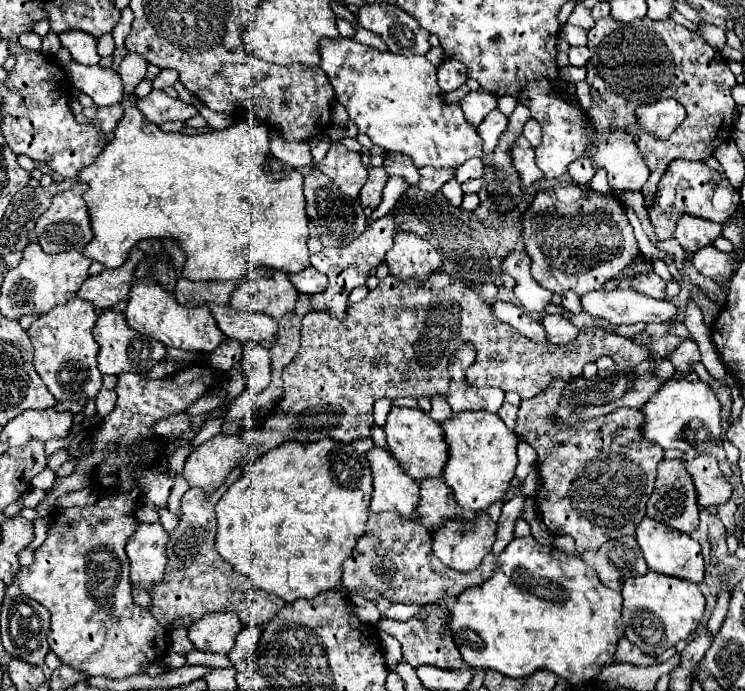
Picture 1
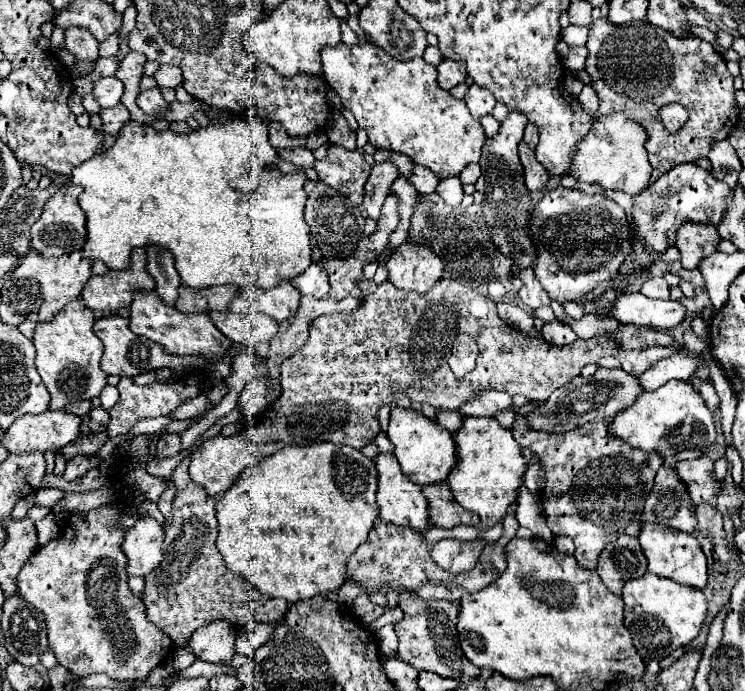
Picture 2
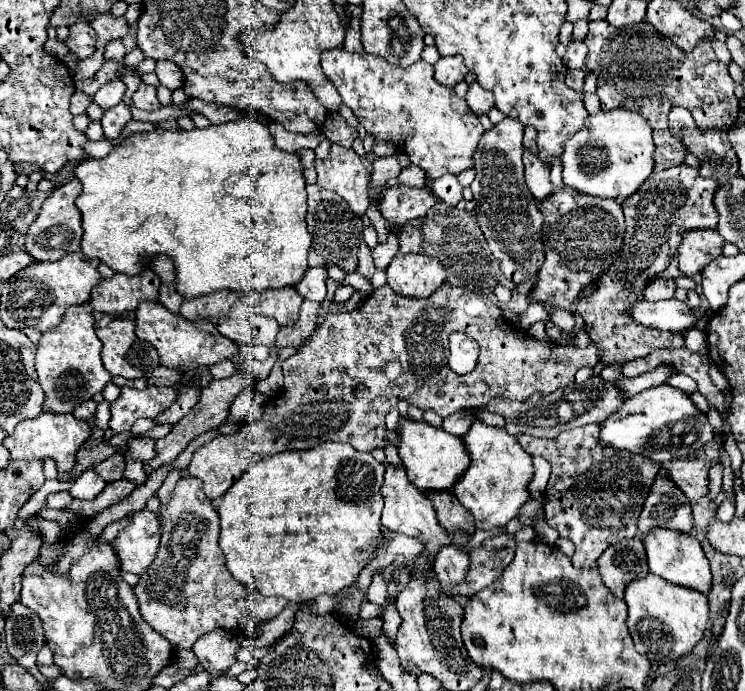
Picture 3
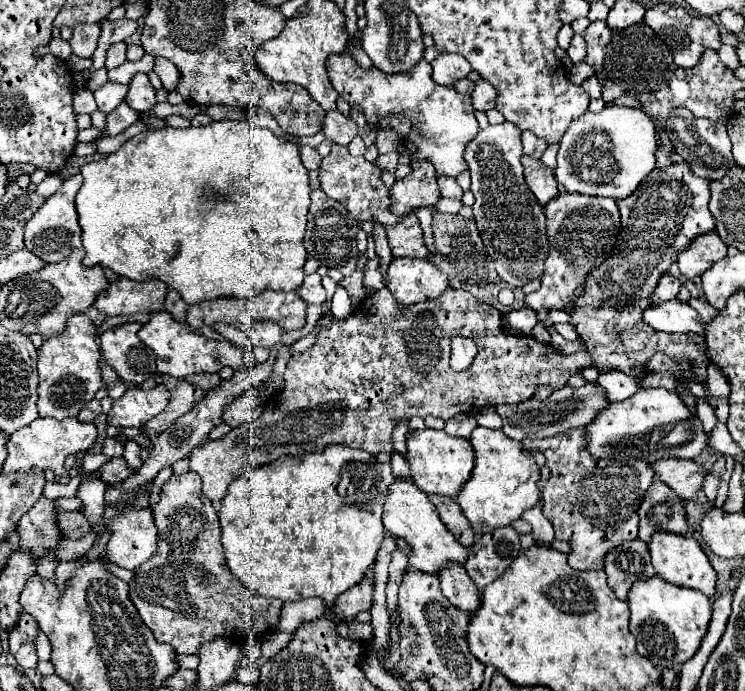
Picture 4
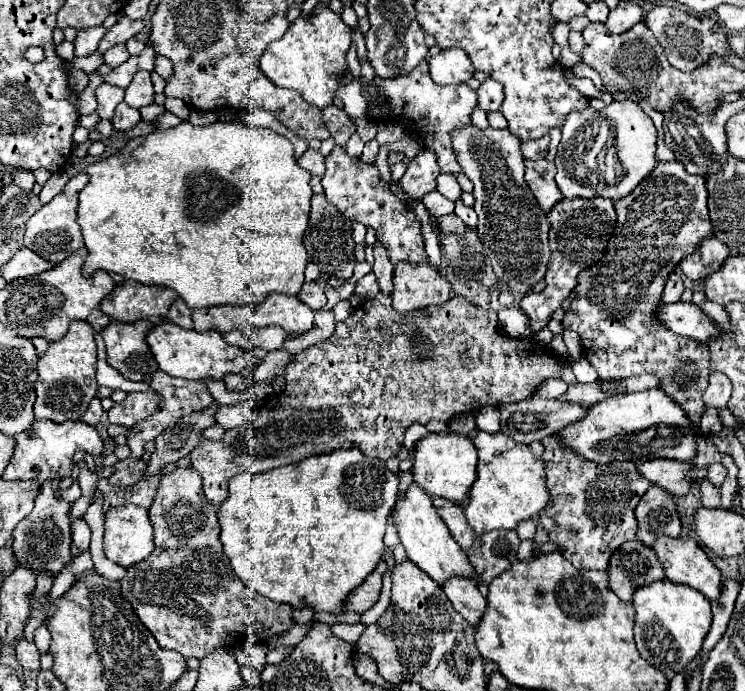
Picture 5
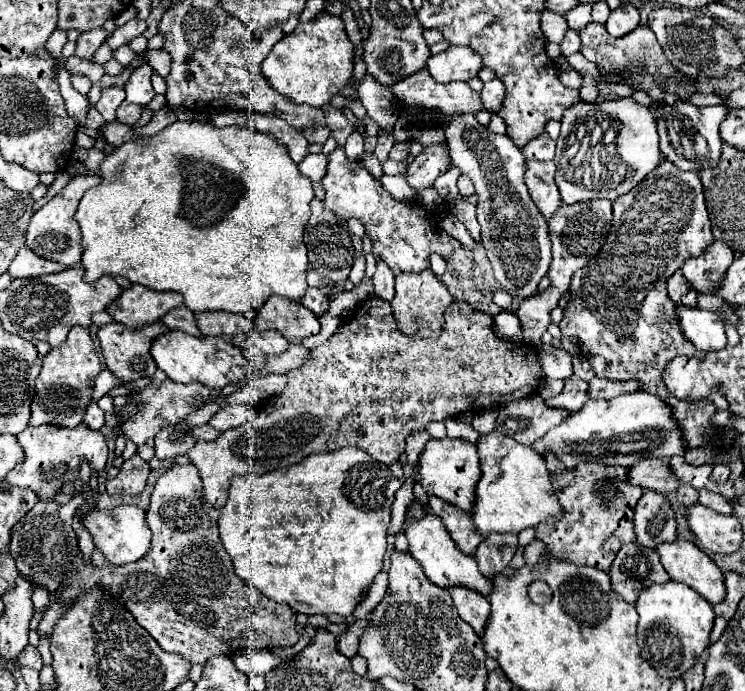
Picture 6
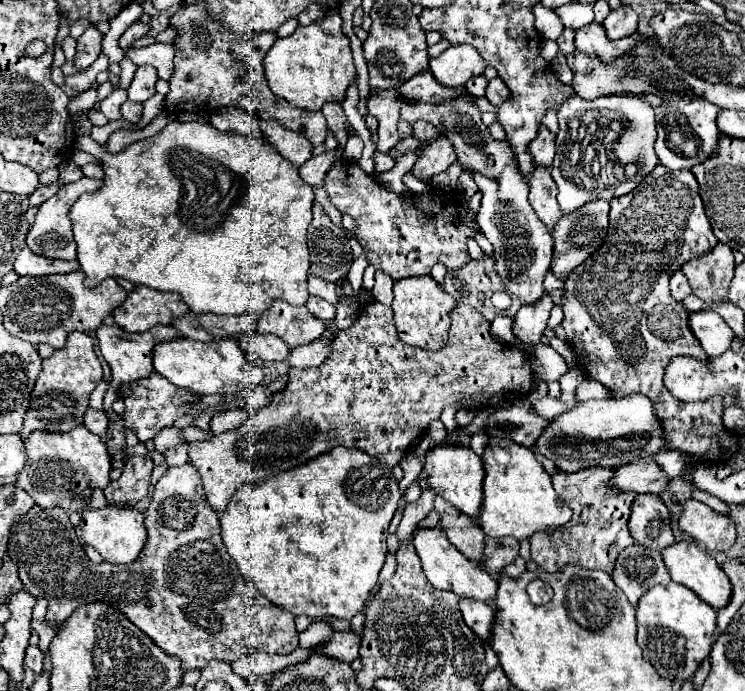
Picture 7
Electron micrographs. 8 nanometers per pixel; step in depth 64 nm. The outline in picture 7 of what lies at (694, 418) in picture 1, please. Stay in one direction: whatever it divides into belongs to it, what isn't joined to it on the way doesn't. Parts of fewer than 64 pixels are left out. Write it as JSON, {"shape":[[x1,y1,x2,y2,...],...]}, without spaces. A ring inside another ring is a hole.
{"shape":[[640,394,620,400,586,400,582,406,558,414,536,440,536,448,564,472,578,472,578,466,616,468,634,458,646,458,660,450,668,450,652,402]]}

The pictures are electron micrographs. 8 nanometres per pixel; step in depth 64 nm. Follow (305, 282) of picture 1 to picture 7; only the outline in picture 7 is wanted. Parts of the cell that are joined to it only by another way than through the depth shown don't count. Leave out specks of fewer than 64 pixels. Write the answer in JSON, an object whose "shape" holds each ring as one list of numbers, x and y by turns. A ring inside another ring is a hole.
{"shape":[[310,296,308,298,308,310,316,316,316,318,320,318,322,322,332,322,334,318,336,318,336,308,332,306,332,304,328,304,328,302,324,302,322,298,318,298,318,296]]}

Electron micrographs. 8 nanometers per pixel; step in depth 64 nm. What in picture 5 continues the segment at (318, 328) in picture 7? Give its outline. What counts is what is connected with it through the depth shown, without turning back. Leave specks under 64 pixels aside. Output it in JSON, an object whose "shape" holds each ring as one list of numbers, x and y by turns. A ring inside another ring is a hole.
{"shape":[[268,294,266,300,256,306,250,324,256,328,266,326,280,326,288,336,300,336,310,330,314,330,314,312,300,304,296,296,284,296,284,294]]}

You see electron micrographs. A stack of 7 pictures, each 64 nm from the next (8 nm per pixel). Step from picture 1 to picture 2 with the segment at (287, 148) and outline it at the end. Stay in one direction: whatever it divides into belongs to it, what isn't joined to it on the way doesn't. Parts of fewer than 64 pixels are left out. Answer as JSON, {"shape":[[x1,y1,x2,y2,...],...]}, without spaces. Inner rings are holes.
{"shape":[[294,148,294,150,280,150,280,156,298,168,312,168,314,166,314,156,308,148]]}

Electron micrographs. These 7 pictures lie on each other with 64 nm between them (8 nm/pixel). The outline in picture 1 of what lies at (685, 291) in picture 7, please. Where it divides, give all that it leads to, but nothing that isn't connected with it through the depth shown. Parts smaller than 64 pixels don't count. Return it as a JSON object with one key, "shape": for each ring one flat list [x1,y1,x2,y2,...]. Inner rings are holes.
{"shape":[[648,274,648,276,638,276,632,280,632,288,636,292,642,292,652,298,666,298,666,282,658,274]]}

